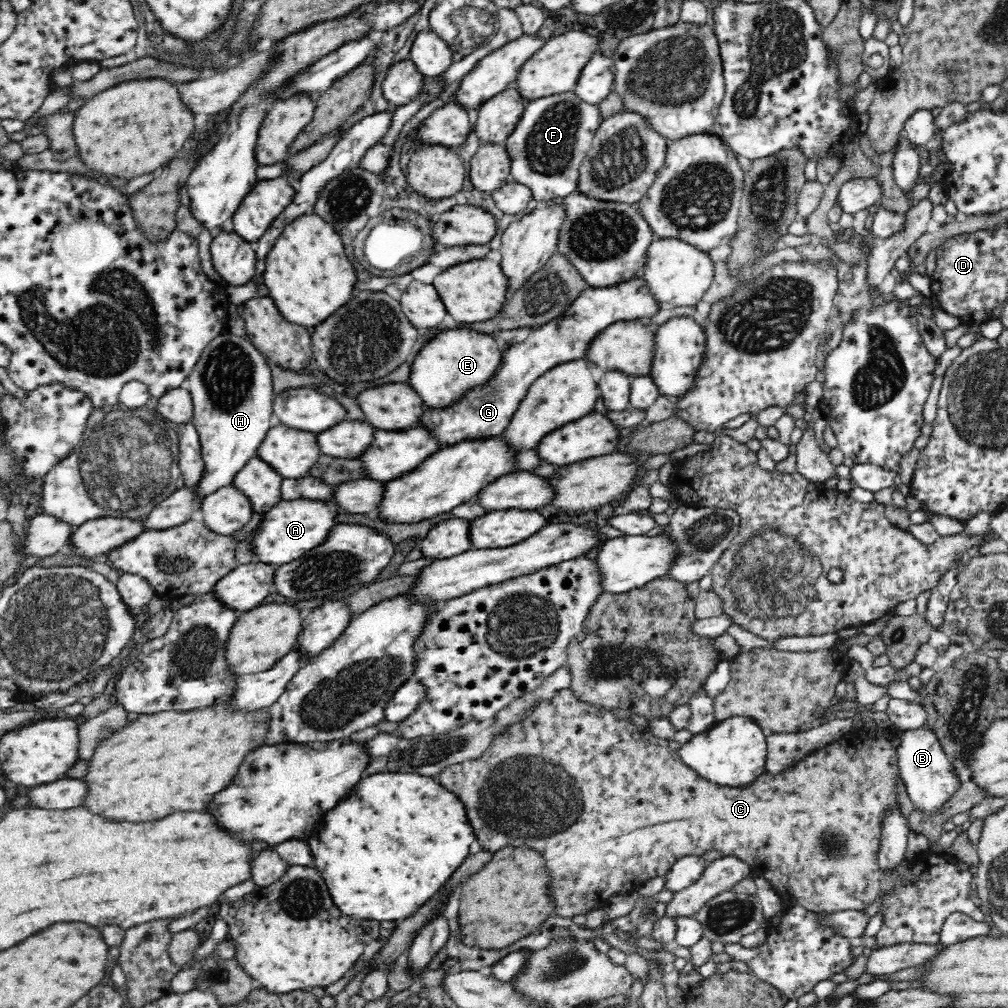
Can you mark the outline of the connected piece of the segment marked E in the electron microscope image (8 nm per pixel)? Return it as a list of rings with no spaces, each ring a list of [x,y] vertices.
[[[441,327],[438,331],[438,340],[430,340],[413,358],[409,383],[418,391],[425,406],[446,410],[462,402],[470,390],[486,386],[496,376],[504,351],[500,350],[493,335],[455,327]]]

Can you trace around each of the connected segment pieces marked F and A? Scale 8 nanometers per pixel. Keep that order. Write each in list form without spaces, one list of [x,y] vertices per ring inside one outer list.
[[[575,89],[526,102],[521,121],[504,142],[512,158],[510,180],[530,187],[537,202],[566,198],[578,189],[582,164],[604,119],[600,107],[584,102]]]
[[[297,498],[282,499],[270,512],[263,515],[260,532],[254,536],[253,548],[258,560],[276,566],[298,560],[328,540],[338,523],[336,505],[327,500]]]

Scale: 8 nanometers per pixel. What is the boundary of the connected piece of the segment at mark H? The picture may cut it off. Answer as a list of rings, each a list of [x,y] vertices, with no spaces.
[[[223,332],[216,335],[203,348],[203,352],[187,378],[185,387],[192,395],[194,416],[191,424],[196,428],[202,441],[202,459],[206,465],[206,476],[194,486],[194,491],[204,500],[208,493],[218,487],[232,484],[236,473],[250,460],[258,457],[258,448],[265,441],[270,430],[270,418],[274,414],[274,380],[266,356],[246,336]]]

